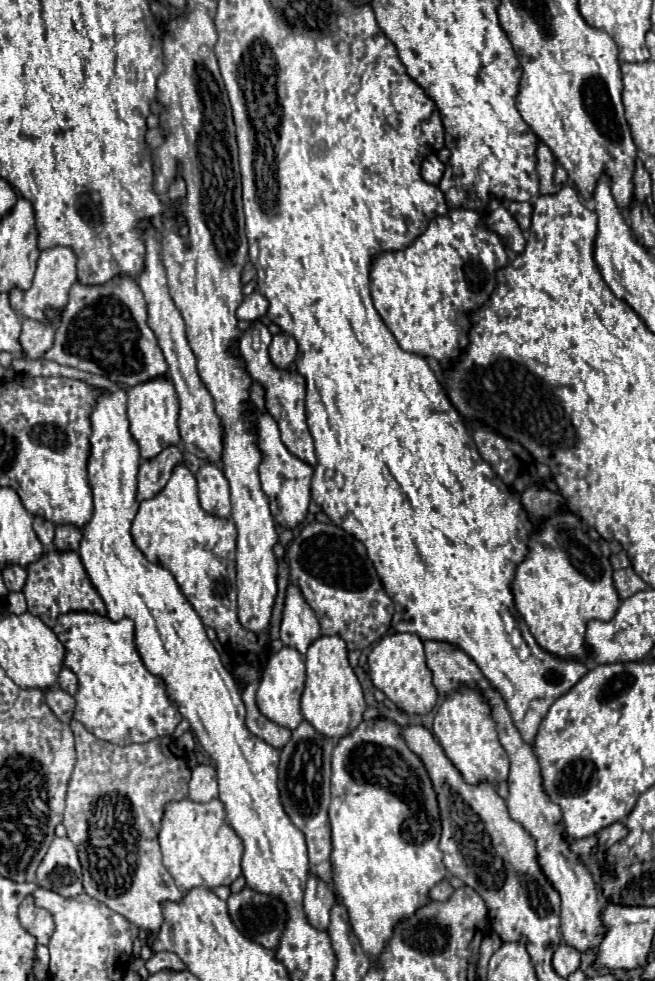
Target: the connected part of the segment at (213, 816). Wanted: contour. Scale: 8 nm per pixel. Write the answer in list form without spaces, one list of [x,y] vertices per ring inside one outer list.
[[[190,798],[172,800],[164,806],[164,816],[158,834],[164,866],[172,874],[176,886],[188,892],[194,886],[230,886],[240,876],[240,860],[242,860],[242,844],[236,832],[226,822],[224,804],[214,798],[210,802],[194,802]]]

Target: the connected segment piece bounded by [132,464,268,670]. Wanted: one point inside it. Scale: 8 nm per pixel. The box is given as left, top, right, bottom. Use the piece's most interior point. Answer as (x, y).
(171, 529)

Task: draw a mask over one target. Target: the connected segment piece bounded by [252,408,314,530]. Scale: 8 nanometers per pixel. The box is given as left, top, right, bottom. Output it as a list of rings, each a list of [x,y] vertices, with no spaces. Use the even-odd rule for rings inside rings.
[[[252,408],[252,414],[256,416],[256,444],[262,452],[262,462],[258,466],[258,474],[260,474],[260,482],[262,482],[262,490],[264,494],[270,498],[270,510],[274,520],[282,526],[282,528],[296,528],[300,522],[304,522],[306,514],[308,514],[308,504],[310,504],[310,480],[314,474],[314,468],[304,464],[300,458],[292,456],[282,440],[280,440],[280,430],[278,424],[274,422],[274,418],[266,412],[258,412],[256,408]]]

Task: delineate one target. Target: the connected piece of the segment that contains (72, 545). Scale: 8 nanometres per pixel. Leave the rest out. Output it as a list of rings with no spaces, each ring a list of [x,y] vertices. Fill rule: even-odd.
[[[70,524],[56,526],[56,536],[54,536],[52,546],[60,550],[78,550],[80,536],[82,536],[82,530],[76,526],[70,526]]]

